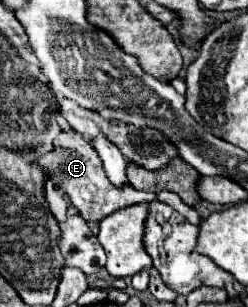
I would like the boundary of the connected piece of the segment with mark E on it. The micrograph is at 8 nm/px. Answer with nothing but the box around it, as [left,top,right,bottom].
[39,132,157,222]

